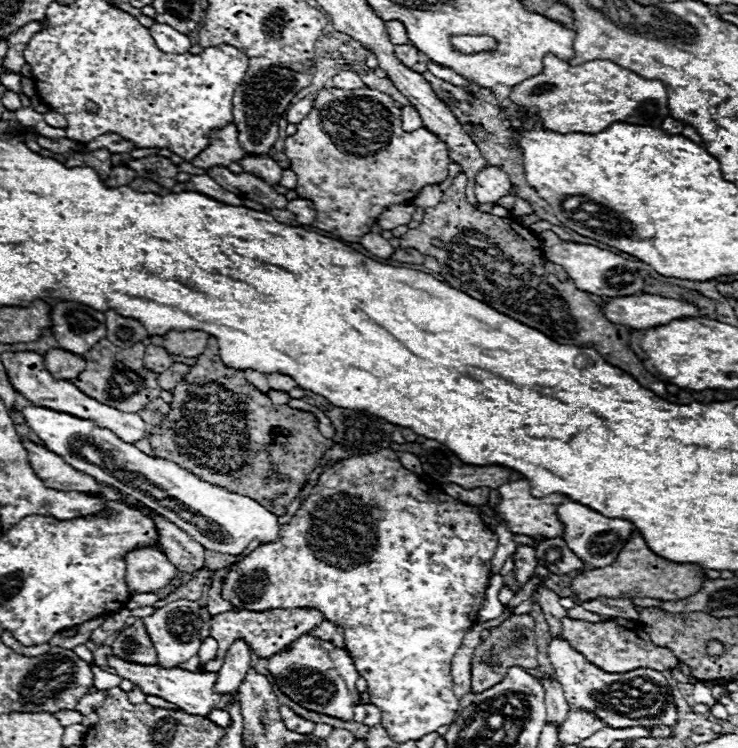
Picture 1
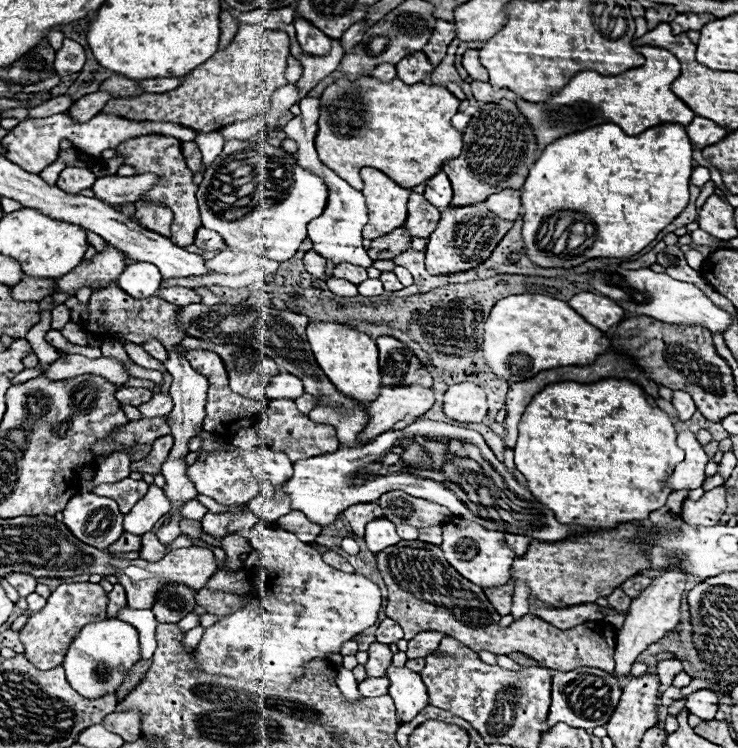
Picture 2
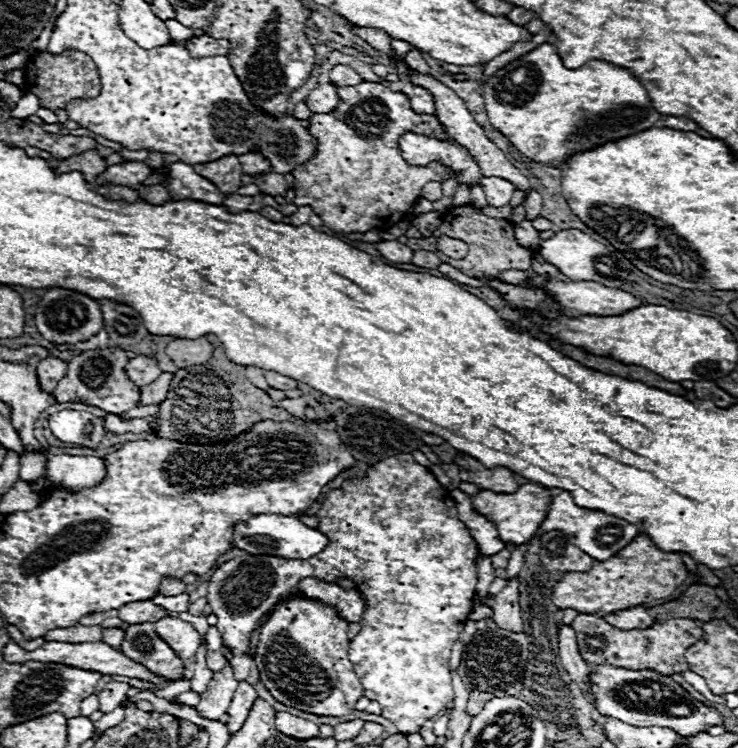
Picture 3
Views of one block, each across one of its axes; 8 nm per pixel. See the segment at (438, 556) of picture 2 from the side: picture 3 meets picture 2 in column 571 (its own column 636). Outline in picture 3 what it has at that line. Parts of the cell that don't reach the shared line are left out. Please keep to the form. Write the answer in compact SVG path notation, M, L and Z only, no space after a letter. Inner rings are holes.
M580 614L574 618L572 628L578 632L578 648L588 664L610 664L632 670L654 670L664 676L684 672L688 668L684 652L696 644L702 636L702 628L688 618L674 618L656 622L648 630L618 630L604 618L592 614Z

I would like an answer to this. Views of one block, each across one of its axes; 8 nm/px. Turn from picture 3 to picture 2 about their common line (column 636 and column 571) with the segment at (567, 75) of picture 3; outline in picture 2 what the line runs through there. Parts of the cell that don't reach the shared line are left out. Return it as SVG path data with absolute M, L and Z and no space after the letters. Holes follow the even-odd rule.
M637 46L636 51L646 58L644 66L626 70L618 76L600 76L598 72L586 70L576 74L566 88L554 94L548 102L530 104L526 100L516 98L518 108L530 118L530 126L534 128L538 150L546 144L554 142L560 136L580 132L600 124L618 124L626 134L636 136L646 128L654 128L660 124L690 124L694 112L674 96L670 84L680 76L680 62L668 50L658 50L652 46Z

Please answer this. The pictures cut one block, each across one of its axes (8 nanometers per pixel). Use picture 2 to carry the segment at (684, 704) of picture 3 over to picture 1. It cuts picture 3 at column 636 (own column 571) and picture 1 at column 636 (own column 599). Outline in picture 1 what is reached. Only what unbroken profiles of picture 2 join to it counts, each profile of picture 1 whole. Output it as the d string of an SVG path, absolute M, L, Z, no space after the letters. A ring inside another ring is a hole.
M564 638L552 640L548 656L556 668L558 682L562 684L566 702L572 708L584 708L596 712L610 728L632 726L674 726L678 722L678 708L674 704L672 688L662 672L652 668L638 668L624 674L612 674L590 664L580 652L576 652Z

